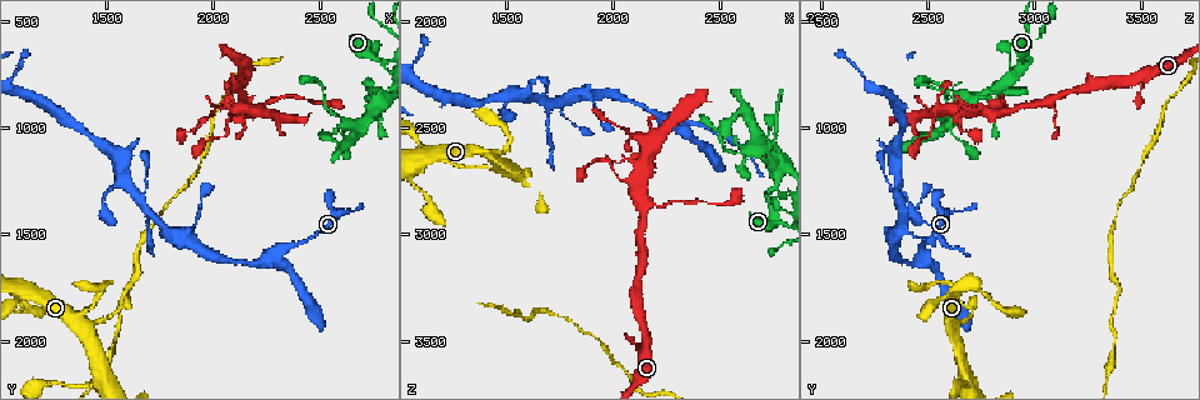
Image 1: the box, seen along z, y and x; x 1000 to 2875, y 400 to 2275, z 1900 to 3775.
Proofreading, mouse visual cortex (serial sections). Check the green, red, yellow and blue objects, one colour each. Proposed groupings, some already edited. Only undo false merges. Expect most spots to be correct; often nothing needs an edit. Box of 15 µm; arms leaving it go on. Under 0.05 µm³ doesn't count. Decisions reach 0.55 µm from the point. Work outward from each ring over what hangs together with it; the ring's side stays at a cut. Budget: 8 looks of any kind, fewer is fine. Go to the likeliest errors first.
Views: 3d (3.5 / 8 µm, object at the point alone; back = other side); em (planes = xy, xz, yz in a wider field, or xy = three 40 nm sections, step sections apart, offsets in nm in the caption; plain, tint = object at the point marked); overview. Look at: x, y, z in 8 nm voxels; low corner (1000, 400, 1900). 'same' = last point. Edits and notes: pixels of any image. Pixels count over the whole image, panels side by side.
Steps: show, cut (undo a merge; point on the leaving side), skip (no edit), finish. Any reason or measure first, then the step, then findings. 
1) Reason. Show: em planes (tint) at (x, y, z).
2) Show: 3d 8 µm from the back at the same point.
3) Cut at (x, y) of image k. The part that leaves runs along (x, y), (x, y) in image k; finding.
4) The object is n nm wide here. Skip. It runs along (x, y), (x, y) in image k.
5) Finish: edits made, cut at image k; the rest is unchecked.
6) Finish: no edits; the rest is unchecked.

Sudden change in width. Show: 3d 3.5 µm from the back at (2740, 840, 2590).

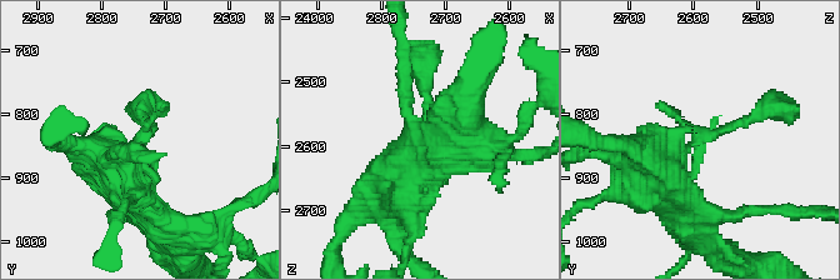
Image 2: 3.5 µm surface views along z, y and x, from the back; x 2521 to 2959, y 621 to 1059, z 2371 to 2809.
Need the tissue. Show: em xy step 1 (tint) at (2735, 835, 2595).

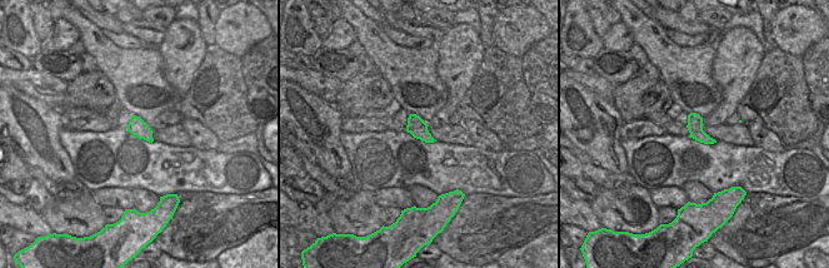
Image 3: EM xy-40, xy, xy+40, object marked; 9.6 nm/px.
Skip. It runs along (646, 155), (663, 175), (698, 136), (769, 109) in image 2; all the same cell.

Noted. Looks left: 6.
A fork. Show: 3d 3.5 µm at (2150, 920, 2870).

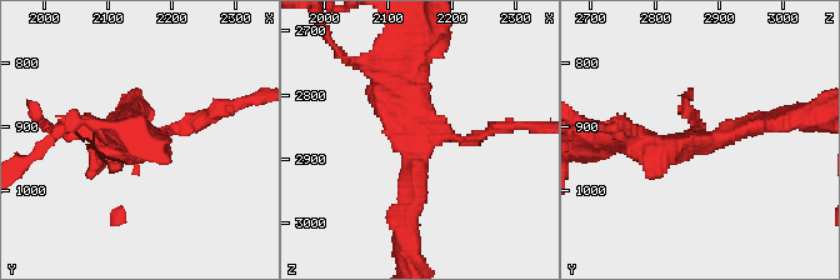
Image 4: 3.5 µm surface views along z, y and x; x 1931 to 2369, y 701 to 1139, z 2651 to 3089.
Need the tissue. Show: em planes (tint) at (2145, 925, 2875).

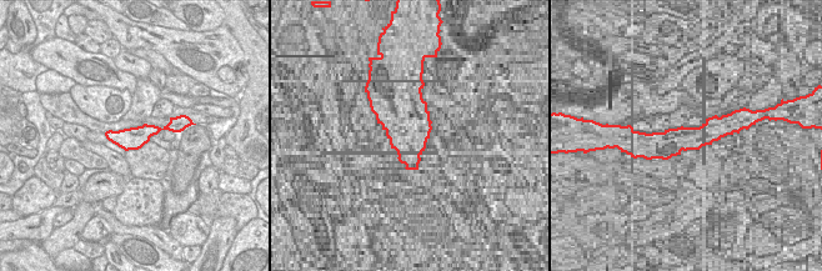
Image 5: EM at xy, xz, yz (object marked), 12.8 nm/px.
Show: em xy step 3 (tint) at the same point.

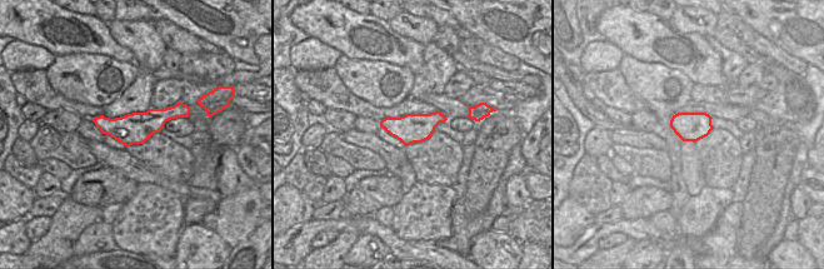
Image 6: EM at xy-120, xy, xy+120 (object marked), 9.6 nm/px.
Skip. It runs along (778, 120), (675, 150), (628, 139) in image 4; all the same cell.

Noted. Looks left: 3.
A fork. Show: 3d 3.5 µm at (1710, 1410, 2390).

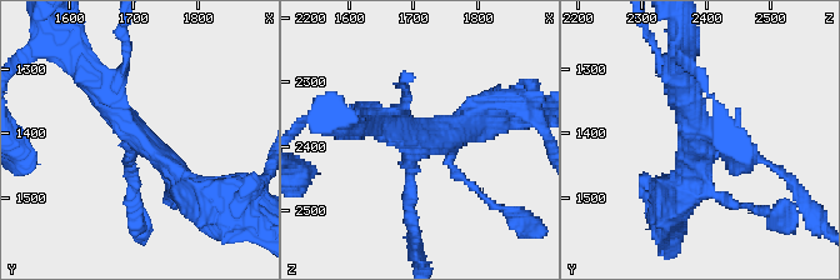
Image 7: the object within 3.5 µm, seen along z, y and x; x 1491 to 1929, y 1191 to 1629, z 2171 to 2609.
Show: em xy step 2 (tint) at (1715, 1400, 2385).

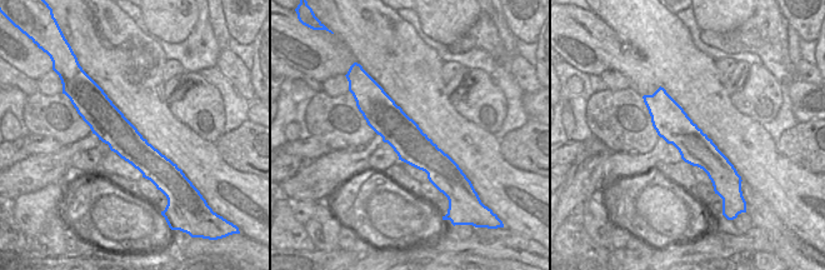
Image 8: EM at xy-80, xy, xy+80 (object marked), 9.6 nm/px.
3 arms meet here. Skip. It runs along (364, 106), (453, 166) in image 8; one cell here.

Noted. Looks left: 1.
Finish: no edits; the rest is unchecked.

